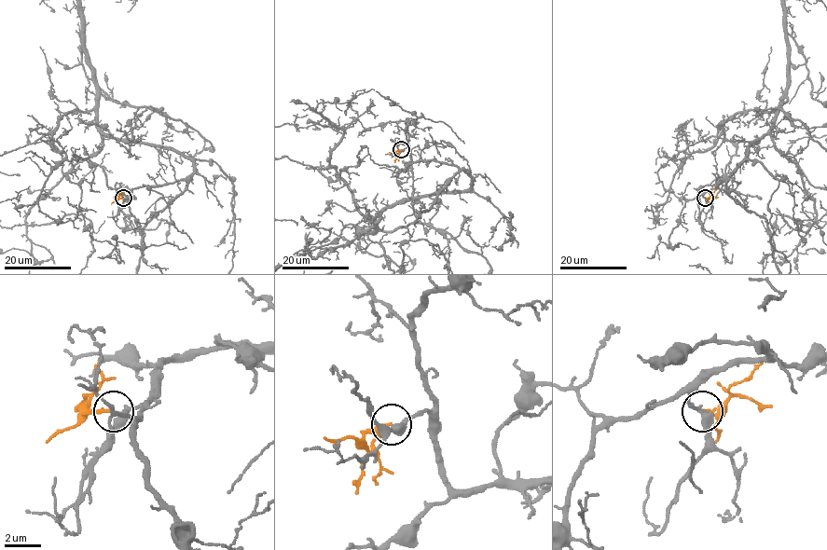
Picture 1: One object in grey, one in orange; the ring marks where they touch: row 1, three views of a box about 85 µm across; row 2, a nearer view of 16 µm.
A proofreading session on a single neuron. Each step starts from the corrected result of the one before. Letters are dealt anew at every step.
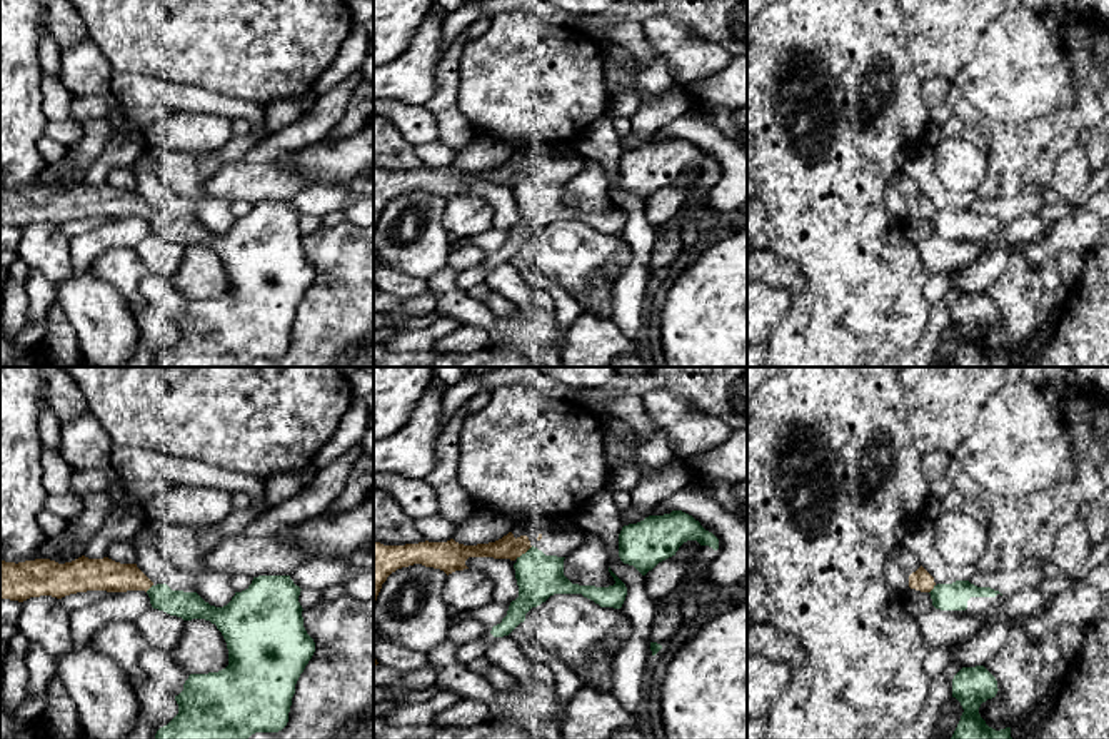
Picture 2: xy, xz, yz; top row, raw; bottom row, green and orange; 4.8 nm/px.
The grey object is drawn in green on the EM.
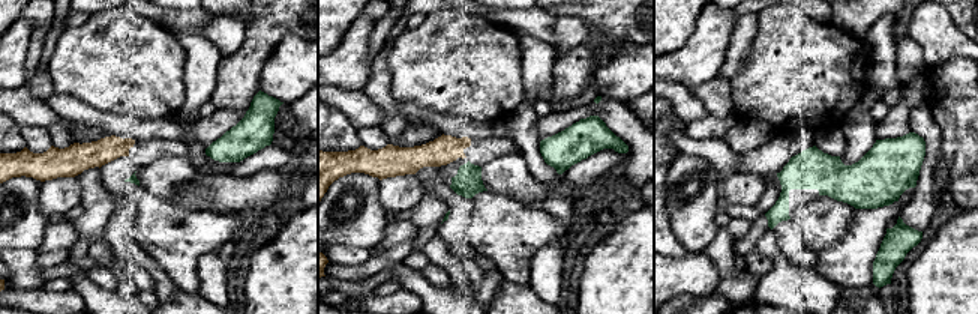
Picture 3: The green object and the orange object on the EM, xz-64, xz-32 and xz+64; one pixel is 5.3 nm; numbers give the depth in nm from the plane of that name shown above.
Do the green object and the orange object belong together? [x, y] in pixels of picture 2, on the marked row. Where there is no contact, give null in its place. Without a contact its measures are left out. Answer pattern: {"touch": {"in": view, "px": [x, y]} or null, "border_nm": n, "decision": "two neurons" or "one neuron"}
{"touch": {"in": "xz", "px": [526, 552]}, "border_nm": 110, "decision": "two neurons"}

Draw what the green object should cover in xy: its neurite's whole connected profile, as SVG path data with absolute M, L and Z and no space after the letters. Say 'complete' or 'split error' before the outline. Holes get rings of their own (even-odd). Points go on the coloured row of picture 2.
complete | M258 576L223 607L210 606L197 592L172 591L167 584L147 591L153 609L183 621L205 619L215 624L228 649L225 669L188 676L183 691L175 696L178 714L157 731L155 739L248 739L255 732L279 732L287 726L295 684L315 652L315 642L304 627L300 591L290 576Z

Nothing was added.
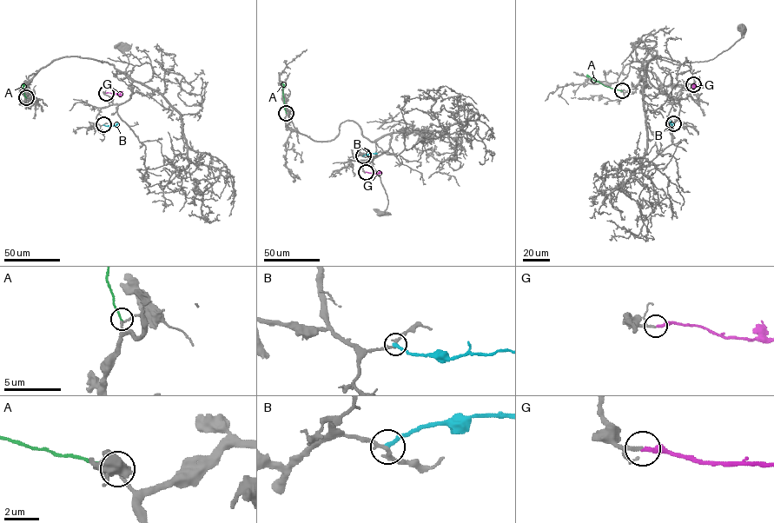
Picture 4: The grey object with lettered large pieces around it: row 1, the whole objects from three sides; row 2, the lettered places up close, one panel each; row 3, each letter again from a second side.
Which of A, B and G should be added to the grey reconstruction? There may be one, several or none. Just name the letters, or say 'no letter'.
G

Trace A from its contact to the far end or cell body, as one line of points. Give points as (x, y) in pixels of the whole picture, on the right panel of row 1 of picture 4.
A: (622, 90), (605, 86), (586, 75)

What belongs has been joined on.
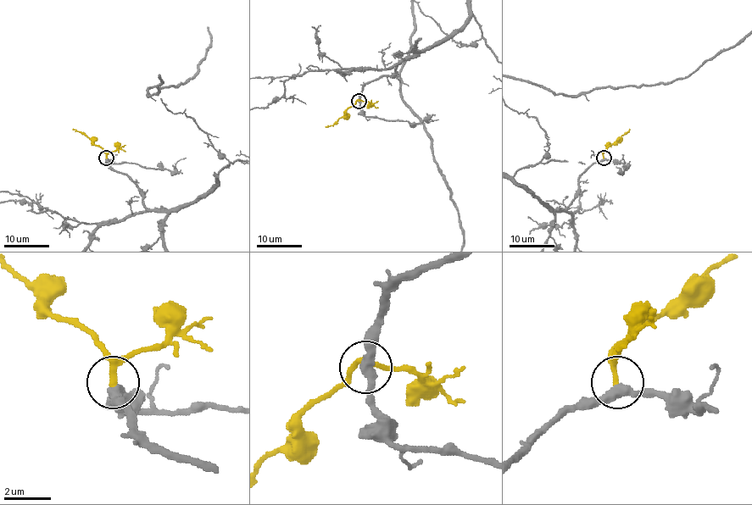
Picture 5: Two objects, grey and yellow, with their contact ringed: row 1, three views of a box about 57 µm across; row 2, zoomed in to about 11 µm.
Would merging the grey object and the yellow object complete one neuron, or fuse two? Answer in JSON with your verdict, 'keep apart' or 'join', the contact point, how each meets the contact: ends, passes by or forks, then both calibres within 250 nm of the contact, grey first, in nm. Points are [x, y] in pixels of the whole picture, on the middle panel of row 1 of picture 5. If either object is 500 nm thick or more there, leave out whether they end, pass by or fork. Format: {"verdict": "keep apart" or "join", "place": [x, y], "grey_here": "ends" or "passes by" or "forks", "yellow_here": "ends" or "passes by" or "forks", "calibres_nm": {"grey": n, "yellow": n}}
{"verdict": "join", "place": [359, 101], "grey_here": "passes by", "yellow_here": "passes by", "calibres_nm": {"grey": 360, "yellow": 200}}

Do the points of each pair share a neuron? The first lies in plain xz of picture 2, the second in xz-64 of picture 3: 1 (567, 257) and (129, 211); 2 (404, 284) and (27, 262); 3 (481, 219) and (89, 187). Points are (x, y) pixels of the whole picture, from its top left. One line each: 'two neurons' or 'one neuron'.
1: two neurons
2: one neuron
3: two neurons

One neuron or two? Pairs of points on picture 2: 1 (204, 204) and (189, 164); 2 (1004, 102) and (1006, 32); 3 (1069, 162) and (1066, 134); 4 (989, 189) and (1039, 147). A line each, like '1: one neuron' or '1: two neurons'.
1: one neuron
2: one neuron
3: two neurons
4: one neuron

